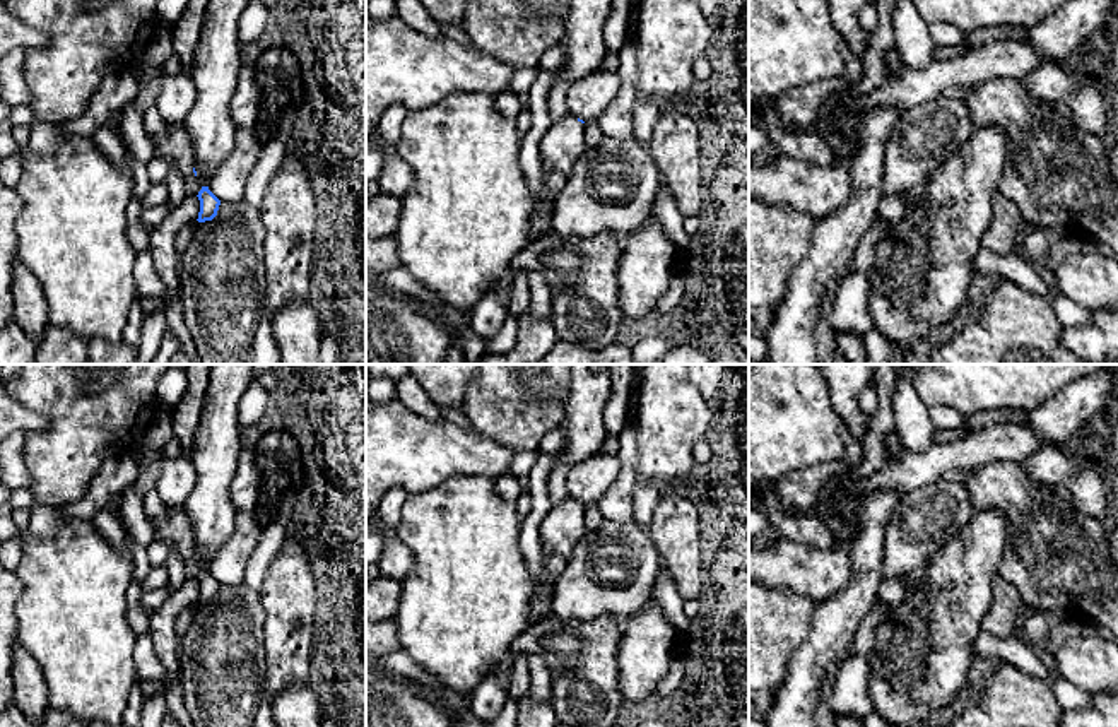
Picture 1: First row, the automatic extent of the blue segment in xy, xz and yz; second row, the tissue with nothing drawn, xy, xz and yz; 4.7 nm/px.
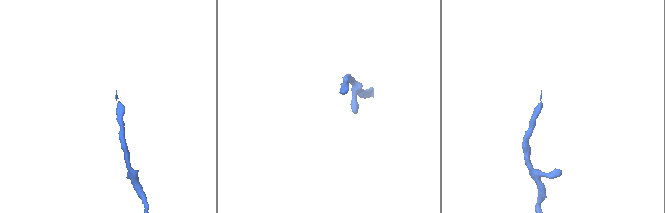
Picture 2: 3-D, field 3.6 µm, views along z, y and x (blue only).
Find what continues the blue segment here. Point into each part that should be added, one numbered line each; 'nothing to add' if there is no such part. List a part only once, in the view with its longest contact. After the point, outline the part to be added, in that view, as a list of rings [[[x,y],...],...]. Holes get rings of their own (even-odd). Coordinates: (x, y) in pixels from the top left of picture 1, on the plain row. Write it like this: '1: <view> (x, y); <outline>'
1: xy (175, 529); [[[168,506],[166,517],[150,520],[156,539],[168,544],[169,551],[176,551],[186,570],[188,578],[198,578],[202,566],[193,556],[193,527],[183,506]]]

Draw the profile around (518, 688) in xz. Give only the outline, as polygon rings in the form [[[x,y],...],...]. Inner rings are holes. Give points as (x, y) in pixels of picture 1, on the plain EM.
[[[516,655],[513,664],[513,676],[508,686],[508,698],[521,701],[530,693],[530,659],[532,655]]]

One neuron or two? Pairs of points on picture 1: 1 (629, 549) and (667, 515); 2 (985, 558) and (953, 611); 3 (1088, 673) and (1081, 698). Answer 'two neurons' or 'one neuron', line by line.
1: two neurons
2: one neuron
3: two neurons

